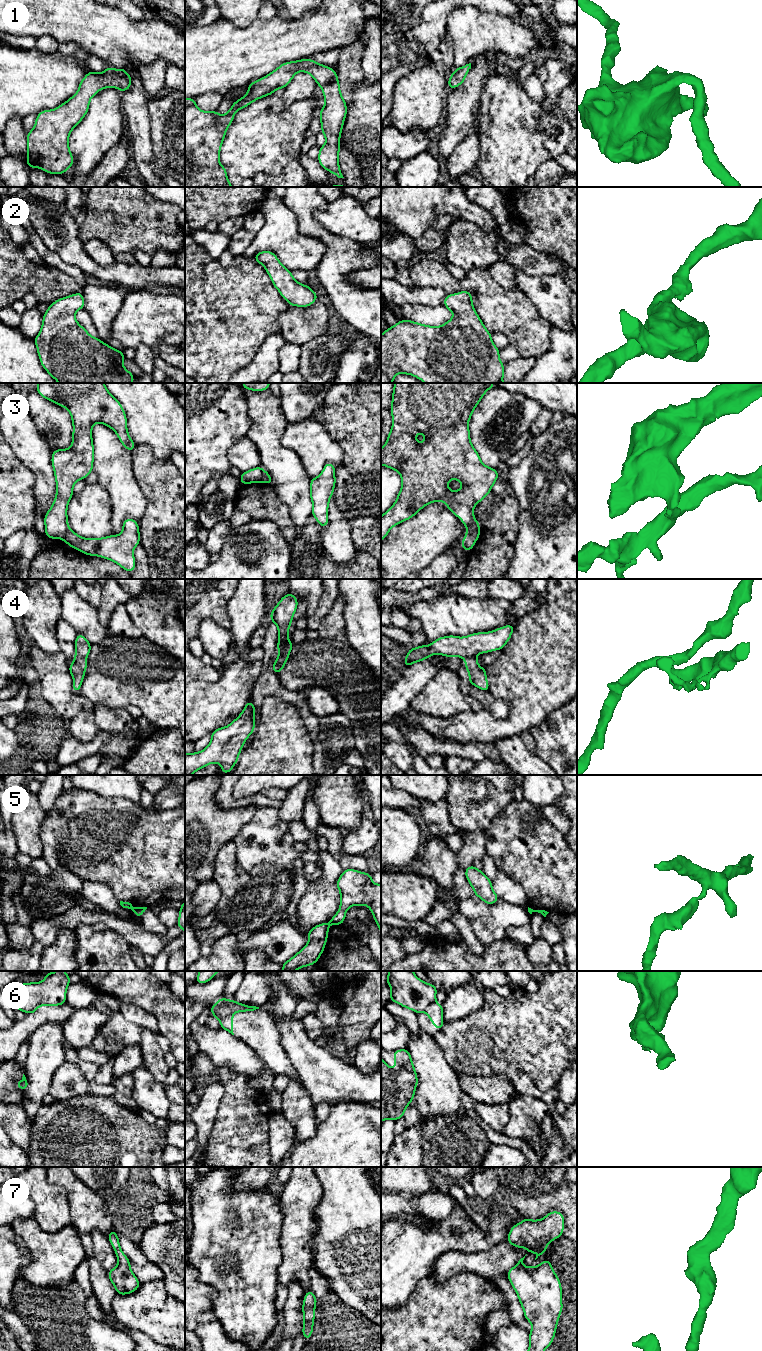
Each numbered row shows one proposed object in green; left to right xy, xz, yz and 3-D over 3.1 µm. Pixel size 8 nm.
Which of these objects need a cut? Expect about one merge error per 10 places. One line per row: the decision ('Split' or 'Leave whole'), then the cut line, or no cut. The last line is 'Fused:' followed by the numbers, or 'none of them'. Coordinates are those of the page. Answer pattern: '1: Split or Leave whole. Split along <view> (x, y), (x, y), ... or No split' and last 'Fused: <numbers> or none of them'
1: Leave whole. No split
2: Leave whole. No split
3: Split. Split along yz (479, 527), (467, 532)
4: Split. Split along yz (475, 655), (470, 655), (465, 659)
5: Split. Split along yz (531, 909), (533, 911)
6: Split. Split along yz (435, 1001), (431, 1002), (423, 1011)
7: Leave whole. No split
Fused: 3, 4, 5, 6

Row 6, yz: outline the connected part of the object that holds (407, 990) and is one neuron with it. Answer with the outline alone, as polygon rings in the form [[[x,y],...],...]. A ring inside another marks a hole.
[[[389,971],[386,984],[391,987],[388,1000],[416,1014],[424,1012],[426,1007],[436,1000],[438,988],[420,980],[413,971]]]

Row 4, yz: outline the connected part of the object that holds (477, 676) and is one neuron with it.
[[[476,656],[465,659],[465,669],[469,673],[469,684],[474,685],[482,691],[489,692],[489,683],[486,676],[486,667],[481,668]]]

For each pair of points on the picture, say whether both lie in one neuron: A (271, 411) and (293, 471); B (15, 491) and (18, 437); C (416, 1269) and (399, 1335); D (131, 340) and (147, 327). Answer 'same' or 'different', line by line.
A: same
B: different
C: different
D: same

